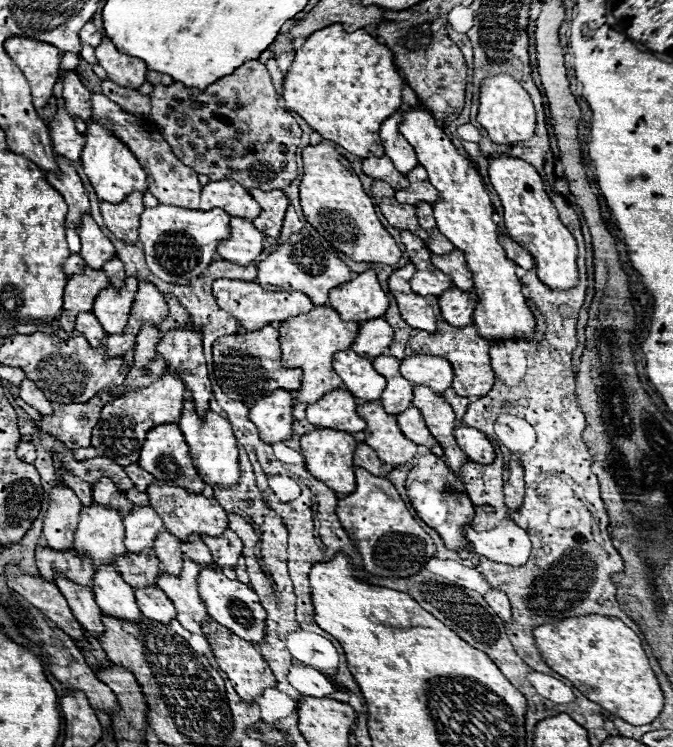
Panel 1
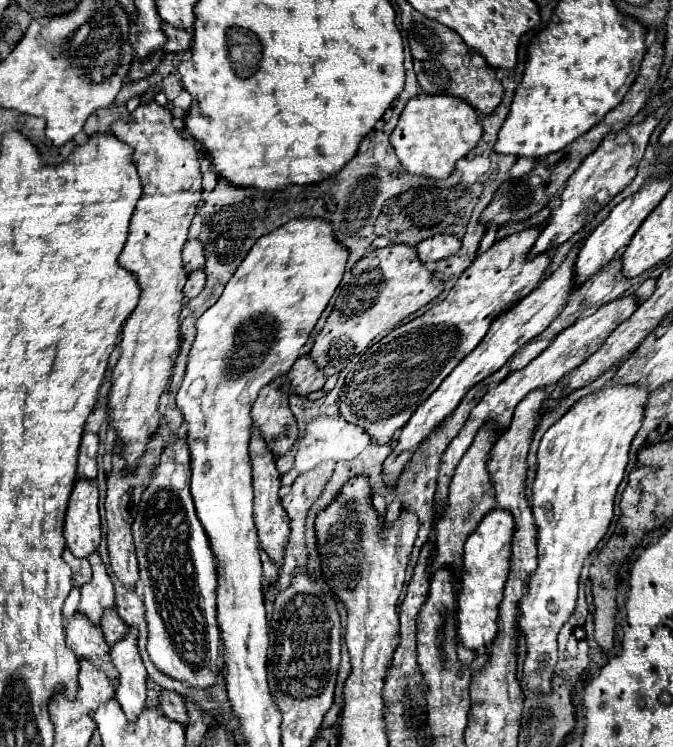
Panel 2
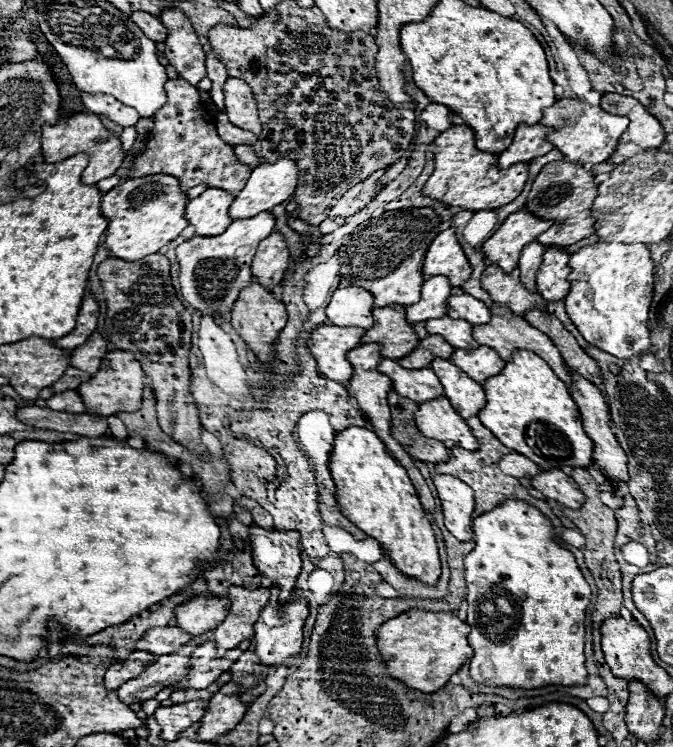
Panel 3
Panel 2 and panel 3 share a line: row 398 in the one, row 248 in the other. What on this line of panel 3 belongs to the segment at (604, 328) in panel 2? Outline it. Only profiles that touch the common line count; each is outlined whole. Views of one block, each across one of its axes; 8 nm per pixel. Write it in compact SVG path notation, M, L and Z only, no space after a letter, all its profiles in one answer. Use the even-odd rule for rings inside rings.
M516 210L482 244L484 256L486 256L488 262L494 262L496 266L510 272L510 270L514 270L518 266L520 250L528 242L534 242L536 236L542 234L544 230L548 230L550 226L552 226L552 222L540 220L540 218L532 216L526 210Z

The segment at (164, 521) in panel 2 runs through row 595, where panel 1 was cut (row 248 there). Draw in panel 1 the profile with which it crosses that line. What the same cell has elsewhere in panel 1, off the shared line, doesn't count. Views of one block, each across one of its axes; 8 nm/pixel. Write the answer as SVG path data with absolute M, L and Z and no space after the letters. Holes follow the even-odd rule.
M158 204L156 208L146 208L140 216L140 242L146 254L146 264L164 282L192 282L212 262L216 246L230 234L230 216L220 210L188 210L180 206Z

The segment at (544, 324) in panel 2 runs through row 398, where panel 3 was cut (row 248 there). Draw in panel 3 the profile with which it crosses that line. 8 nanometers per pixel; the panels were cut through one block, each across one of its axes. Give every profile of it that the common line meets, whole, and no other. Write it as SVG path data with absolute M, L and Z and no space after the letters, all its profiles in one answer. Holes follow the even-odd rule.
M454 228L440 232L438 238L432 240L432 246L428 246L428 254L424 258L422 270L426 278L444 274L454 288L458 288L470 278L472 270L462 252L462 246L454 236Z

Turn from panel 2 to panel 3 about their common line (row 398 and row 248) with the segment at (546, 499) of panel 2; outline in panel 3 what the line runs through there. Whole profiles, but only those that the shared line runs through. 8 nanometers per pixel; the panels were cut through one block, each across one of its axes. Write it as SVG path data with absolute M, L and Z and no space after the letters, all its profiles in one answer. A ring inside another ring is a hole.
M598 242L576 250L568 260L568 268L570 292L564 298L564 308L584 340L616 358L646 354L650 348L646 322L654 276L648 248L644 244Z

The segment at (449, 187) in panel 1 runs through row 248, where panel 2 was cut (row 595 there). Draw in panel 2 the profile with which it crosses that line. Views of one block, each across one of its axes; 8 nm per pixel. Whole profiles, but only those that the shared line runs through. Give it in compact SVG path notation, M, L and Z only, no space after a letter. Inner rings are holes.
M494 508L482 518L476 532L470 534L468 540L464 542L464 570L460 574L462 590L458 592L456 622L458 622L458 636L462 644L470 650L488 646L496 638L498 606L504 596L504 580L508 578L512 558L512 532L514 532L512 514L504 508Z

